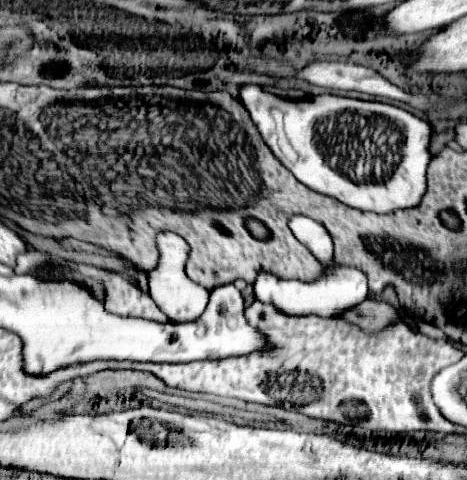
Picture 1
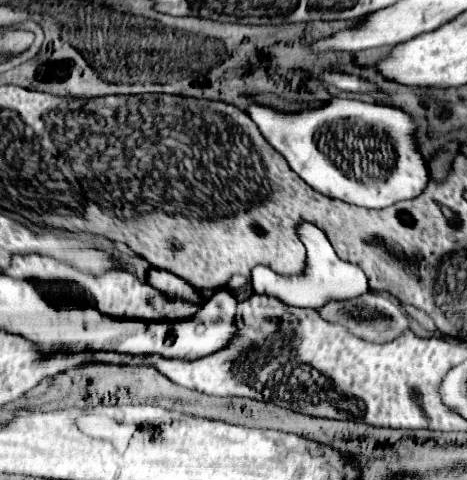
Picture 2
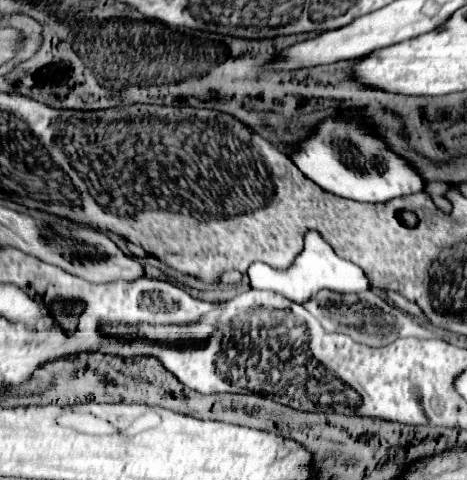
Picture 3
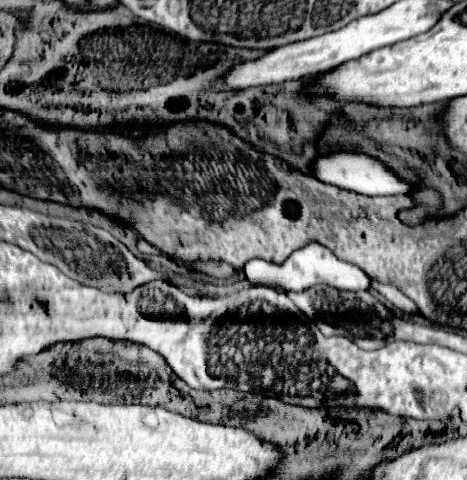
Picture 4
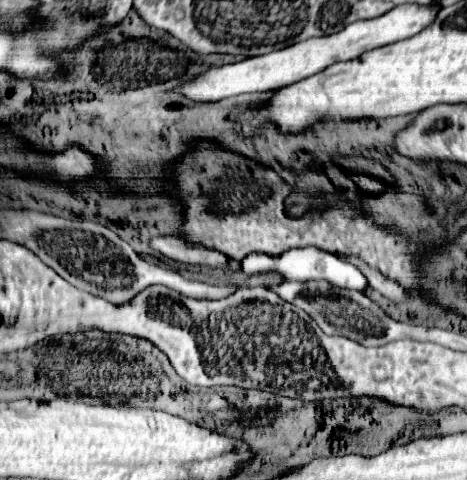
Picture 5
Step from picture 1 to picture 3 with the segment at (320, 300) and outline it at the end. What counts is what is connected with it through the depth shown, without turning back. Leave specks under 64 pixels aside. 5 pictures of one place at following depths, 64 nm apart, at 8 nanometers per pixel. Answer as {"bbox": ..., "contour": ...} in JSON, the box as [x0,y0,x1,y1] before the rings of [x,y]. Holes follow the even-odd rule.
{"bbox":[248,231,370,304],"contour":[[[316,231],[306,232],[302,256],[296,258],[296,262],[290,270],[272,270],[268,264],[256,262],[248,268],[248,276],[250,276],[252,288],[282,294],[284,298],[288,298],[296,304],[308,302],[320,290],[332,290],[332,292],[338,292],[338,294],[356,294],[356,292],[362,292],[362,290],[370,288],[366,274],[356,264],[336,256],[332,246]]]}

